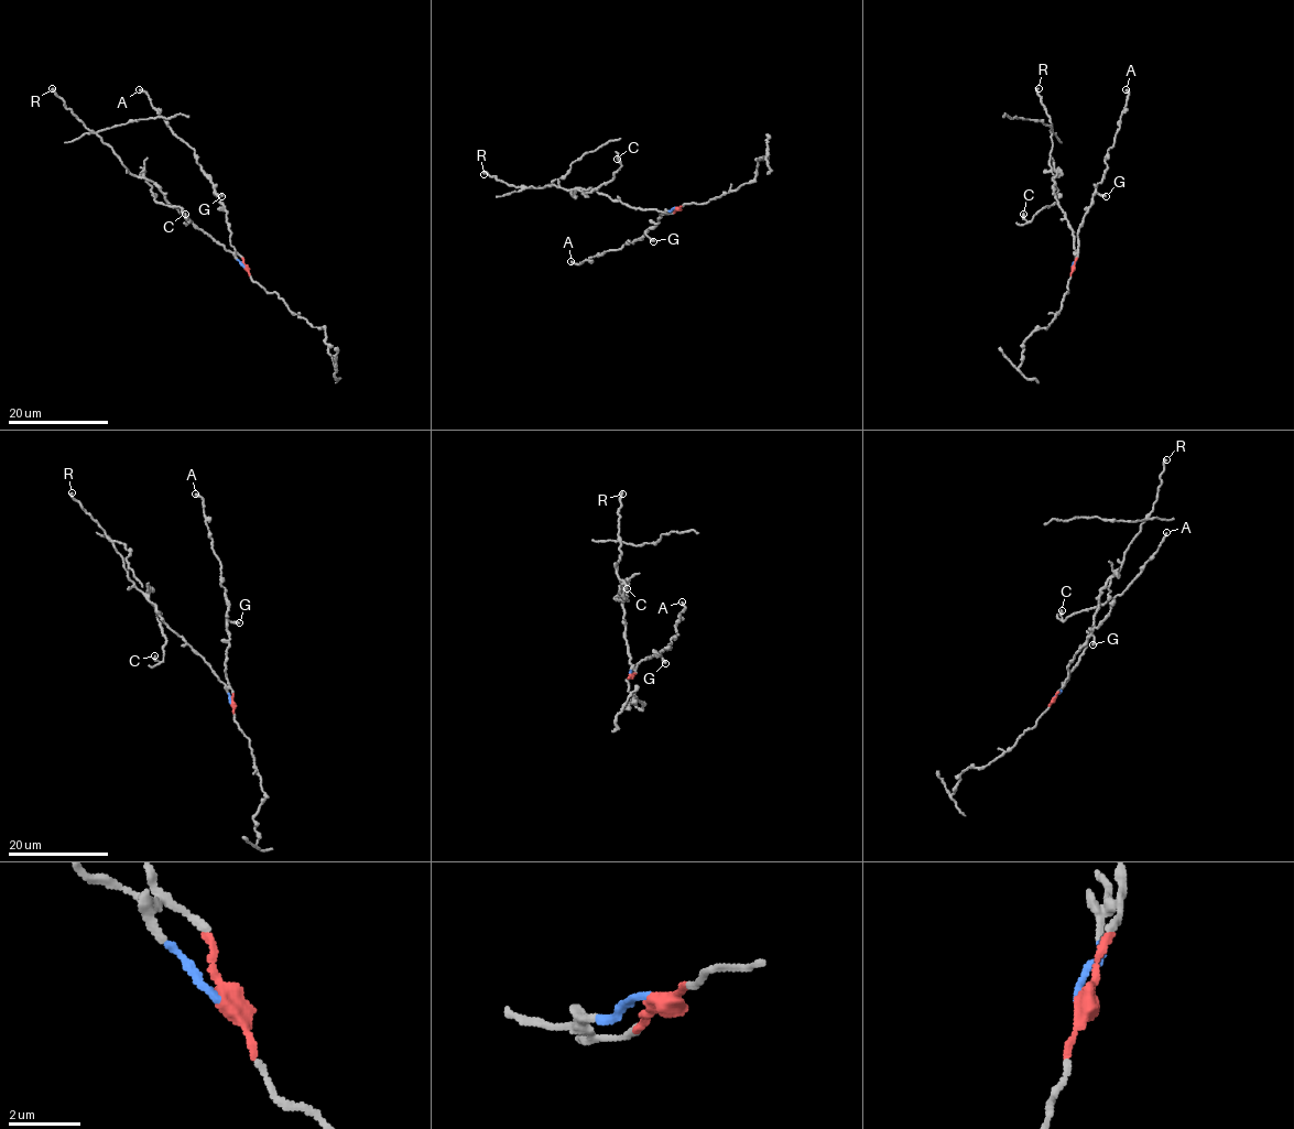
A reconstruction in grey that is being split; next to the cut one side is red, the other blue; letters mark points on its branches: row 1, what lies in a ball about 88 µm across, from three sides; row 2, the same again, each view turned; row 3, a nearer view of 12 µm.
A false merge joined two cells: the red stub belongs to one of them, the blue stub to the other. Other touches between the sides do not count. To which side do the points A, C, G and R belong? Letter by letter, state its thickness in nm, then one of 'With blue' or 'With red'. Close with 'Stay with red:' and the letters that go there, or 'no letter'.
A: Thickness 280 nm. With red
C: Thickness 320 nm. With blue
G: Thickness 340 nm. With red
R: Thickness 280 nm. With blue
Stay with red: A, G

